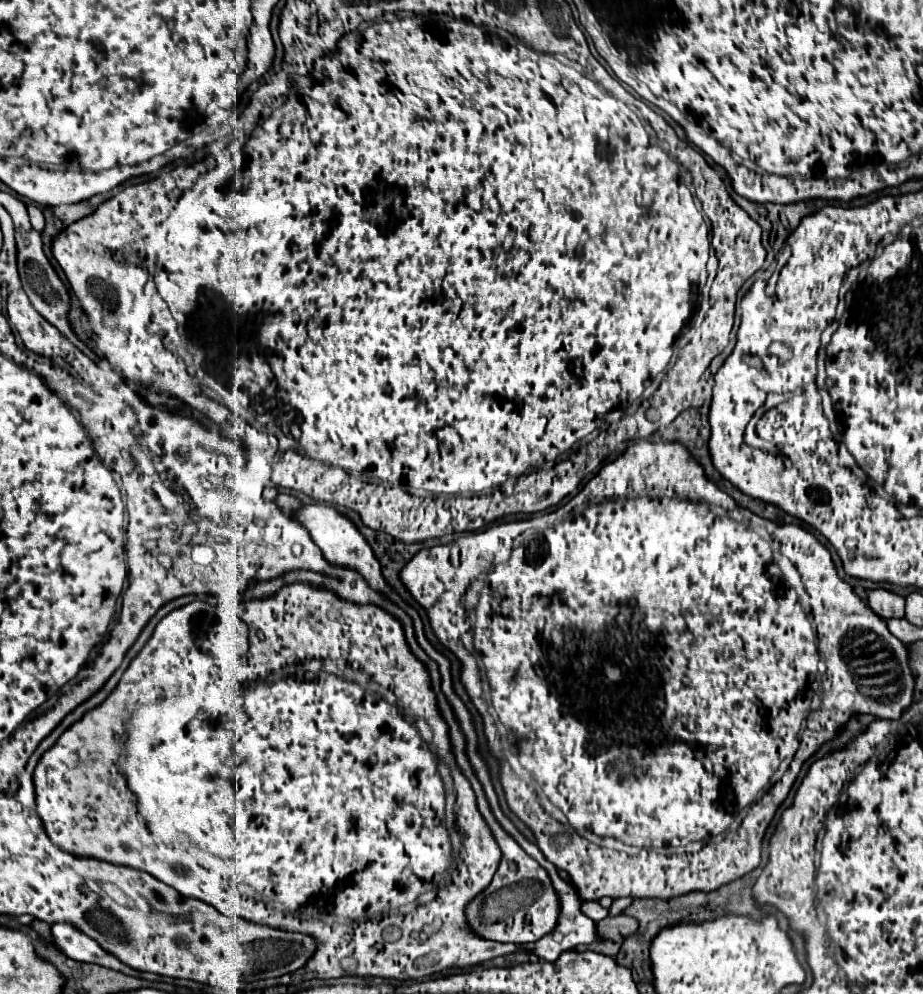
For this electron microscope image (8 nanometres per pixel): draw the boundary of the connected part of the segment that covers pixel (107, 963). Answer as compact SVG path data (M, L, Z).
M54 923L52 925L52 937L54 937L56 949L64 951L64 955L68 955L70 959L104 965L108 969L132 975L132 967L120 963L116 957L112 957L110 953L106 953L94 939L90 939L82 931L76 931L72 925Z

